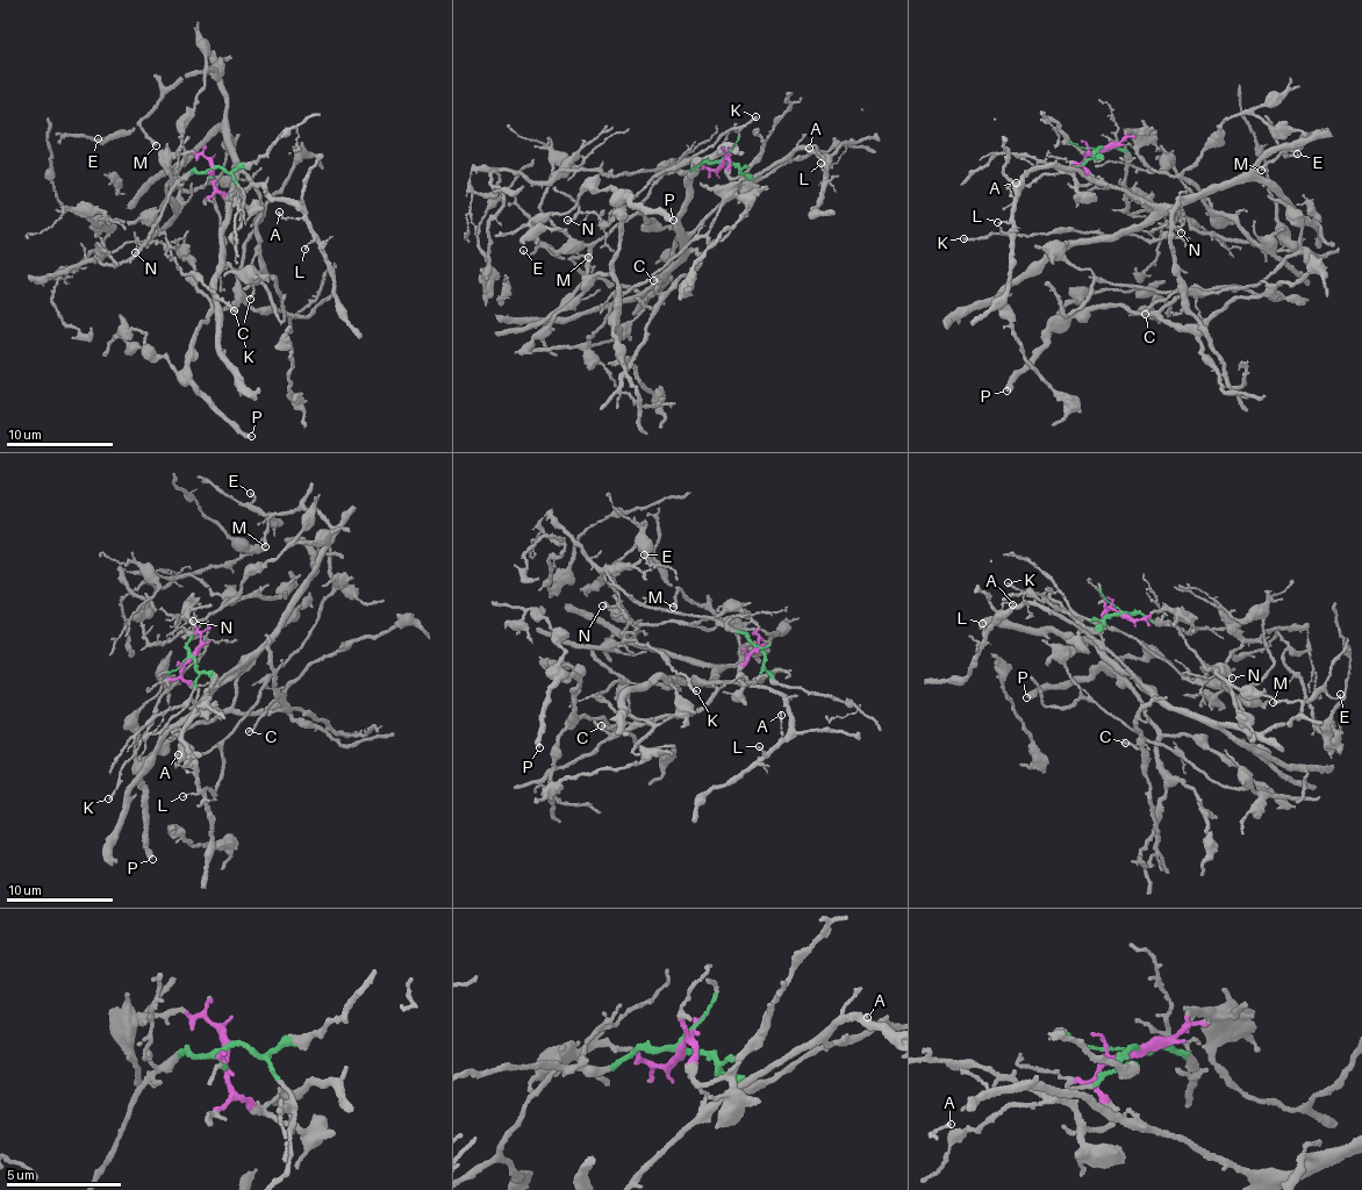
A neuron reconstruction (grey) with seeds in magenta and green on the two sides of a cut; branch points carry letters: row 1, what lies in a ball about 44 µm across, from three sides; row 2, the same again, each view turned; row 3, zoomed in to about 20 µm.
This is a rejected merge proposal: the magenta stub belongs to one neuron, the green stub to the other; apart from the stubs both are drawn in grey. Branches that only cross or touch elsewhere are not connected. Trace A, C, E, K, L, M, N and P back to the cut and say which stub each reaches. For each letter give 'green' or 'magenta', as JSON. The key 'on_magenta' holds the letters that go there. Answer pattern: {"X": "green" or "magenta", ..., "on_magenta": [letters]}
{"A": "magenta", "C": "magenta", "E": "magenta", "K": "green", "L": "magenta", "M": "magenta", "N": "green", "P": "magenta", "on_magenta": ["A", "C", "E", "L", "M", "P"]}

